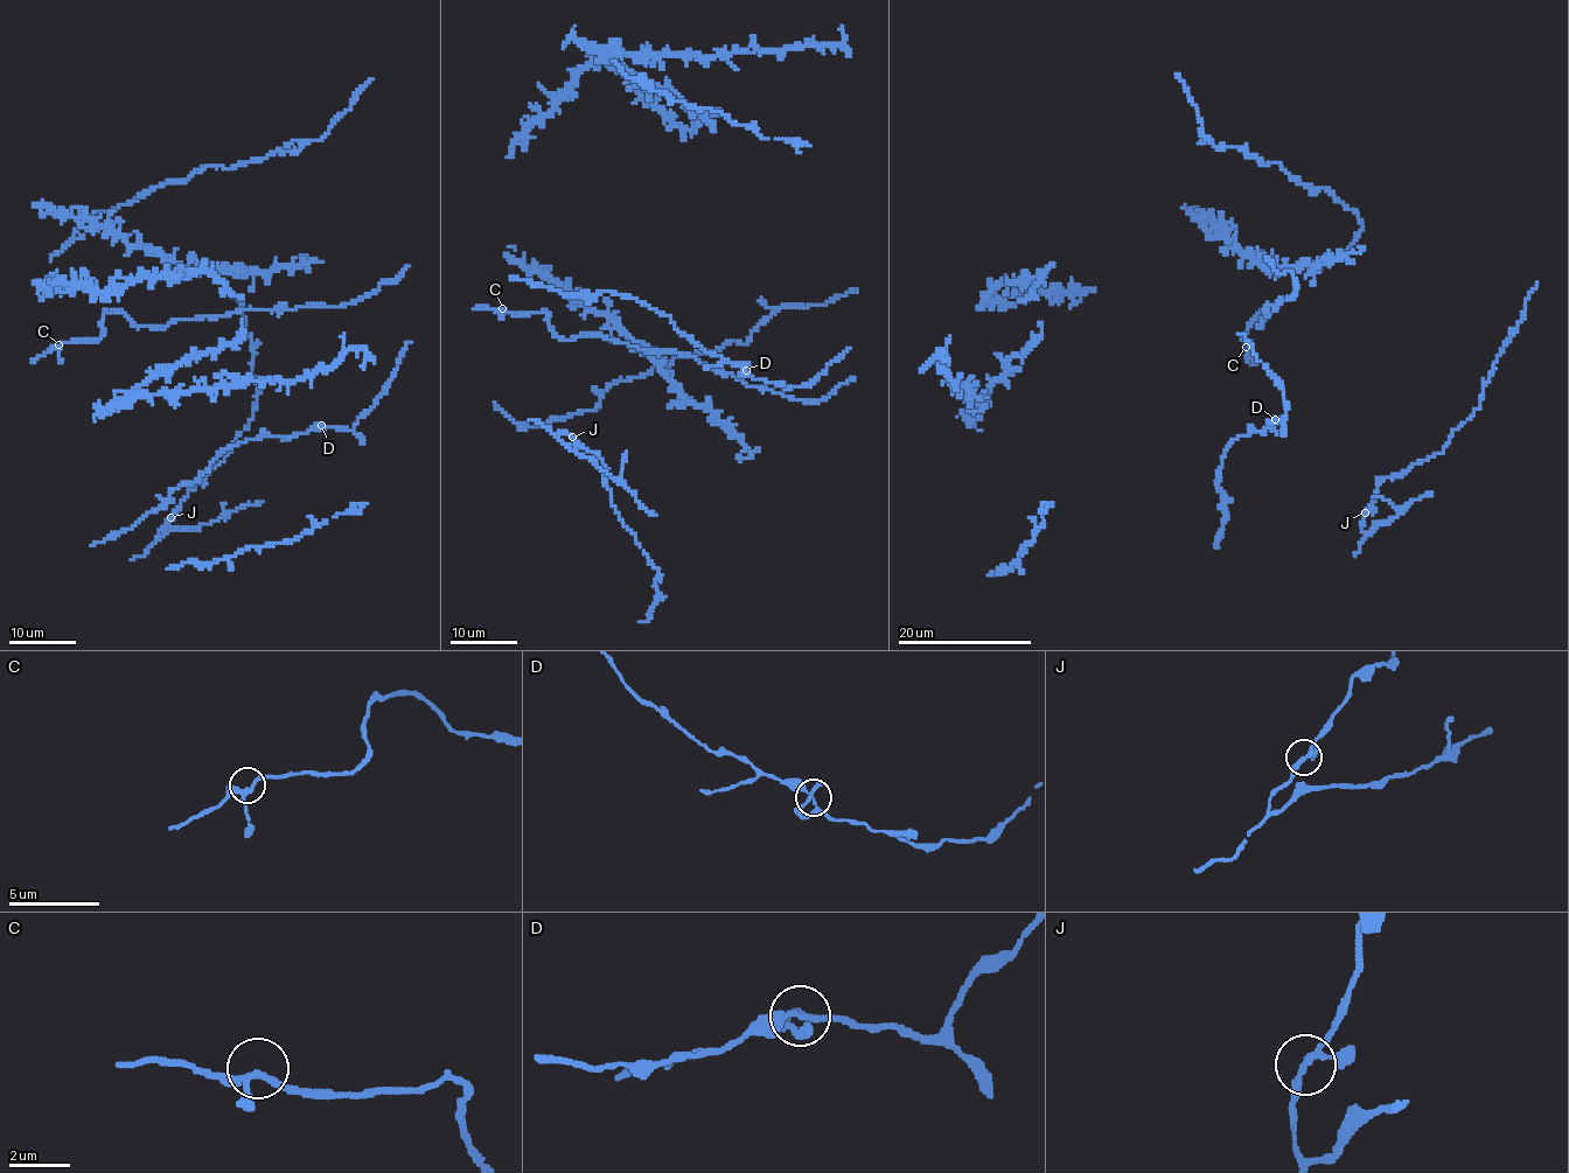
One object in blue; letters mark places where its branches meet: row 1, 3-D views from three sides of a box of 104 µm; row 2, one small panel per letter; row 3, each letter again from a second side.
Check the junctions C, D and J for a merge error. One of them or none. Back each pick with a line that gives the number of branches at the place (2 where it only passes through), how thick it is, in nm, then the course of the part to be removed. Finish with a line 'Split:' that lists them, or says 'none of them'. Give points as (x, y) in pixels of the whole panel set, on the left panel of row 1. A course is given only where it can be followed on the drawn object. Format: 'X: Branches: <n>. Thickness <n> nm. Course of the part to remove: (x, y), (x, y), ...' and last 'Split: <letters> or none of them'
Split: none of them

